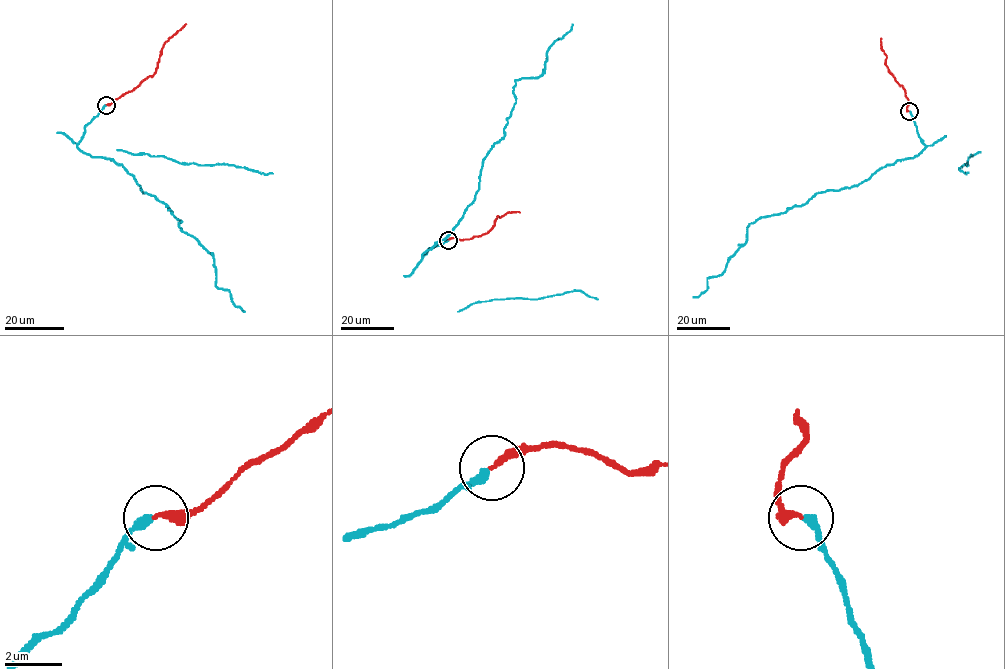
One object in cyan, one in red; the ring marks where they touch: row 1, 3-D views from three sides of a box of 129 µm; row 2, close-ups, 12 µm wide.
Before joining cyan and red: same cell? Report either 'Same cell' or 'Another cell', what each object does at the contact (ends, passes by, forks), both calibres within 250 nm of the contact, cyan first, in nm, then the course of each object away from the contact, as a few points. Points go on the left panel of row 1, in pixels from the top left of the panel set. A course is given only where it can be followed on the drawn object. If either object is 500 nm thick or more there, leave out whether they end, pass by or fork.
Same cell. At the ring cyan ends. At the ring red ends. Thickness 300 nm (cyan) against 240 nm. Course of cyan: (106, 104), (77, 147), (120, 164), (143, 192), (162, 201), (213, 256), (216, 286), (244, 312). Course of red: (106, 104), (151, 76), (165, 43), (186, 24)

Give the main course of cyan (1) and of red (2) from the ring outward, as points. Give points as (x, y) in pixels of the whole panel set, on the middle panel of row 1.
1: (448, 239), (423, 256), (473, 202), (483, 159), (504, 135), (515, 82), (538, 78), (548, 48), (572, 24)
2: (448, 239), (481, 236), (489, 231), (497, 217), (520, 212)

